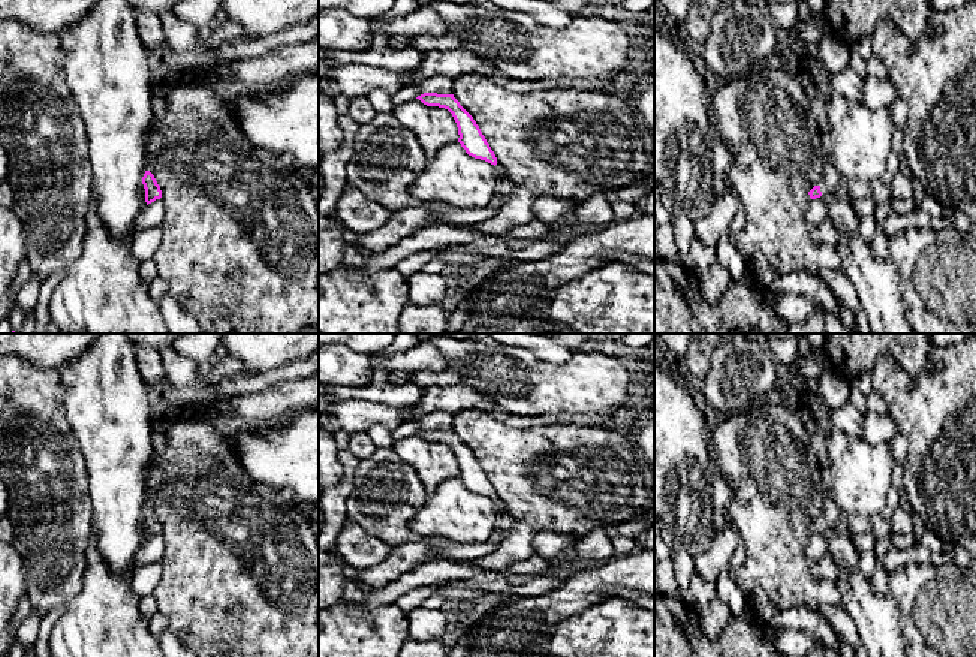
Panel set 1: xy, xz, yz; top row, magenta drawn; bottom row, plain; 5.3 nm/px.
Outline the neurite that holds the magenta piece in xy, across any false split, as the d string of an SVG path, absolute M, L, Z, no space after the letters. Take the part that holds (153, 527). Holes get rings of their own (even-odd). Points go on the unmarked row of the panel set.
M145 506L142 512L142 519L145 524L145 537L147 540L162 533L160 521L157 519L154 510L150 506Z

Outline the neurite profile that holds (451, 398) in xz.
M433 385L422 388L421 403L424 416L445 410L457 413L463 409L478 409L495 416L503 415L498 404L488 395L466 385Z

